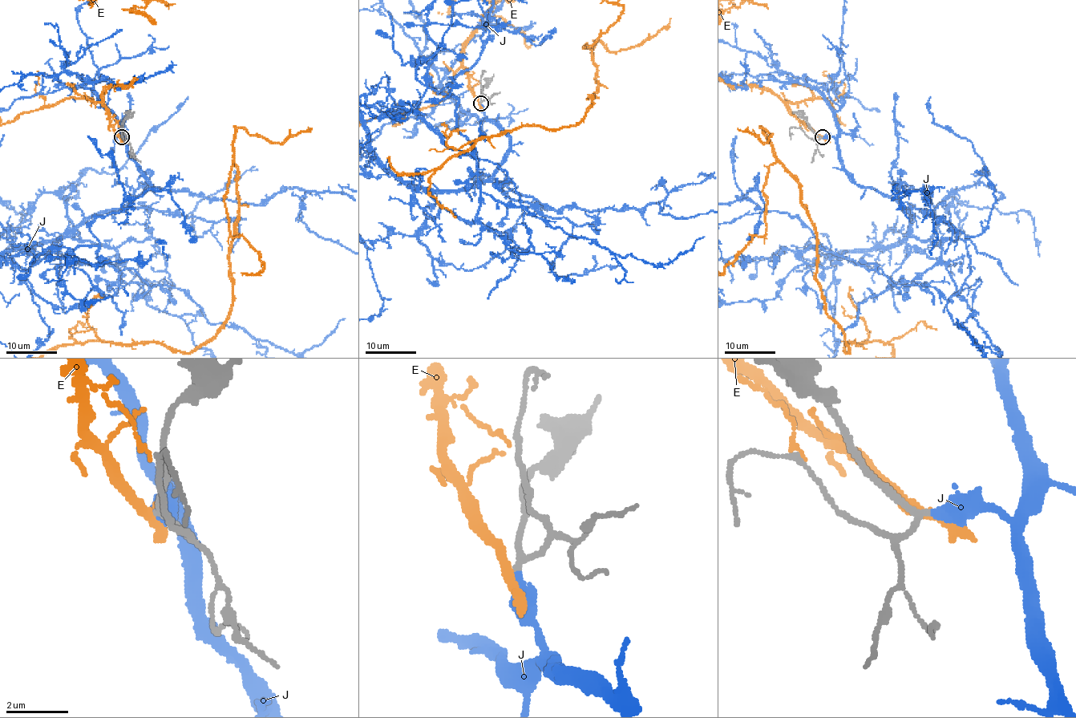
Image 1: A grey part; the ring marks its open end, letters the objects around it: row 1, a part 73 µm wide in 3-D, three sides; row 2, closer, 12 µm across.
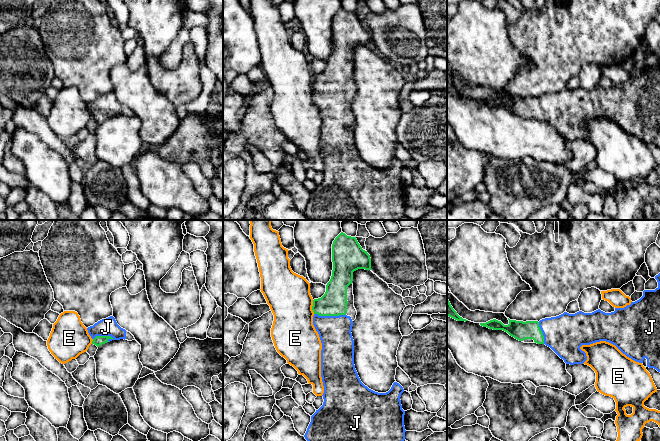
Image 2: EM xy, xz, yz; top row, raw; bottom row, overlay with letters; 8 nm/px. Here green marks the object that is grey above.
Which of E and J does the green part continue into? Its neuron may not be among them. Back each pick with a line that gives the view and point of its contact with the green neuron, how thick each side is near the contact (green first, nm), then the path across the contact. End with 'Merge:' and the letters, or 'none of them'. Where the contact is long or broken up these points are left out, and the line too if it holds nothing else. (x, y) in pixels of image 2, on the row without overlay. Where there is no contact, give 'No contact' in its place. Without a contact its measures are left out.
J: Touches green at xz (330, 91). Thickness 220 nm (green) against 260 nm. Path across: xz (334, 78), (330, 85), (330, 91), (335, 110)
Merge: J

